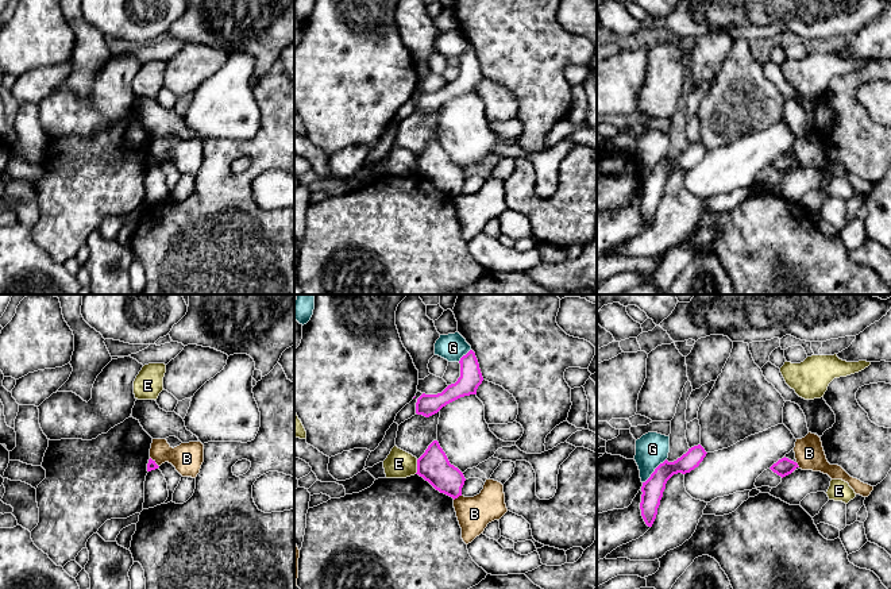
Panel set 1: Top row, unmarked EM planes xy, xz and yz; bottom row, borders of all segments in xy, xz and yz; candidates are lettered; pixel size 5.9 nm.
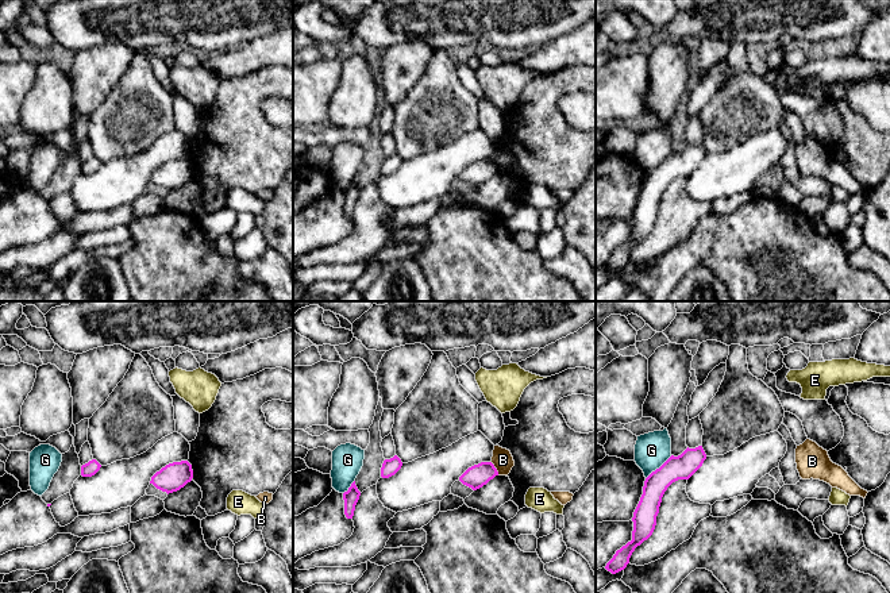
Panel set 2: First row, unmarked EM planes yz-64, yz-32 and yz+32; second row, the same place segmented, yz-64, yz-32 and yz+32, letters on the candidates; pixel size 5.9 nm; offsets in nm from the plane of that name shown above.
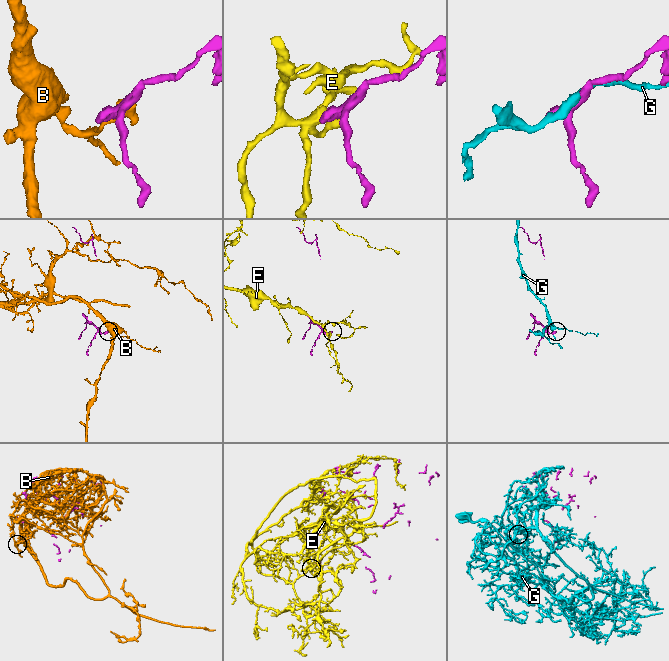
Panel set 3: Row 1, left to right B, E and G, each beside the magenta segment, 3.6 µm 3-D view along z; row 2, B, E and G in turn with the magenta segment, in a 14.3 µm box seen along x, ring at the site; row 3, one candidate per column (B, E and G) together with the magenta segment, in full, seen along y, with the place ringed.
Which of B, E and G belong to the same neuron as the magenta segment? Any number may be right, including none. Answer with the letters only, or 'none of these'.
none of these

